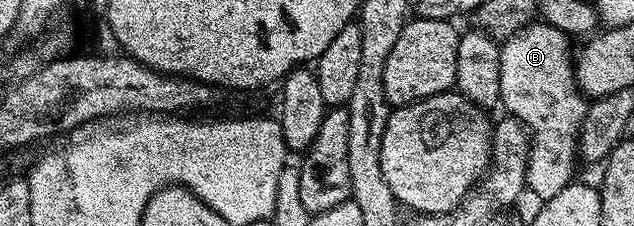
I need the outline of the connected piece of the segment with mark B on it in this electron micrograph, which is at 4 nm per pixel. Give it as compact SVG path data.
M534 21L500 44L500 104L510 116L517 118L531 135L531 149L526 165L526 188L544 201L572 182L578 158L580 127L587 113L588 100L575 81L572 40L568 34L544 21Z

